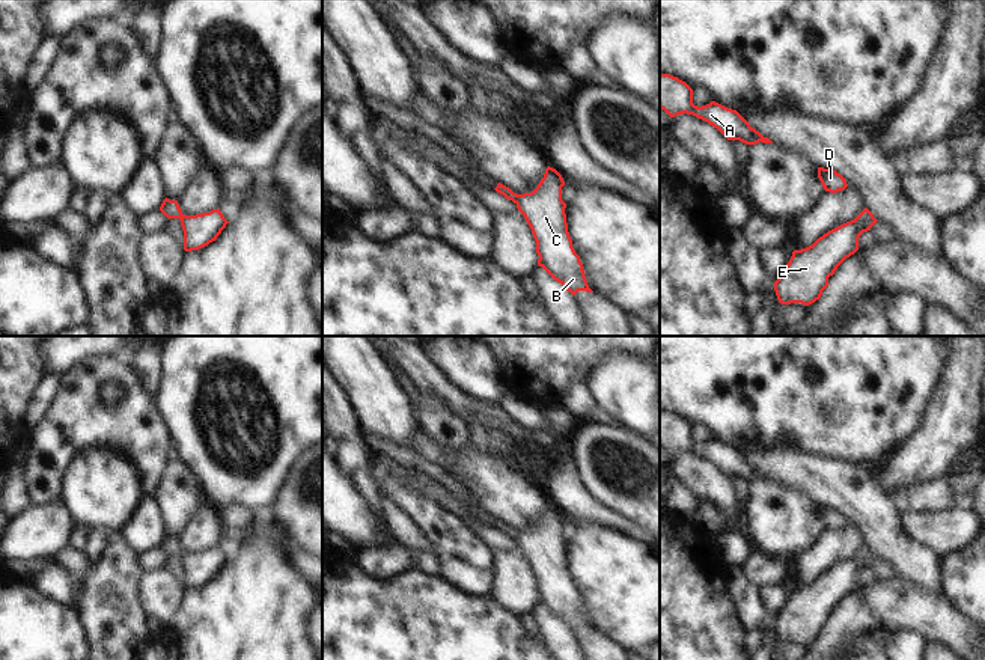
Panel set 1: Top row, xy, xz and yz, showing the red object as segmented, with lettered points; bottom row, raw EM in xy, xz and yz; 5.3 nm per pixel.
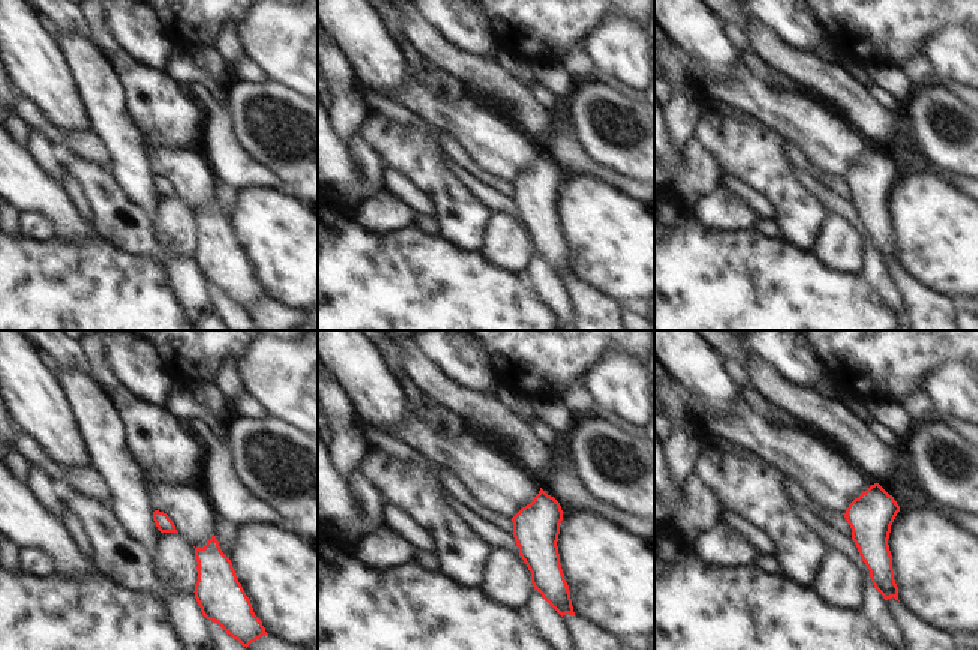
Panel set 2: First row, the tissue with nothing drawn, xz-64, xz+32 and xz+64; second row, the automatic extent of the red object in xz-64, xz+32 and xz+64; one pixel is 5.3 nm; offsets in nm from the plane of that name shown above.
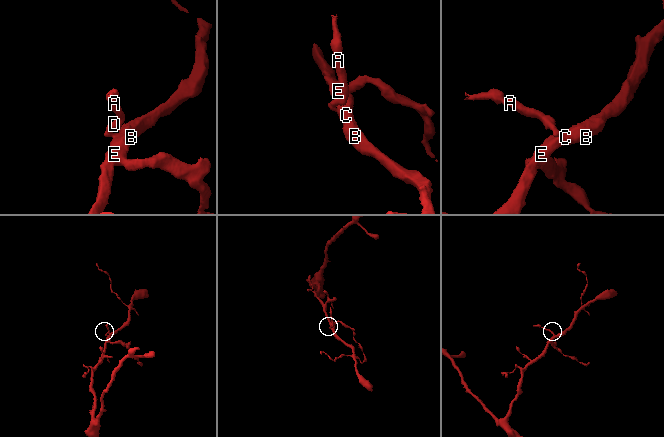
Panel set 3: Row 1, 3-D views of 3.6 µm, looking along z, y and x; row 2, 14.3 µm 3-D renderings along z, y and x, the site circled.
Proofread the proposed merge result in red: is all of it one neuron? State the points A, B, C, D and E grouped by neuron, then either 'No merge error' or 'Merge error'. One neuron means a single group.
Groups: A B C D E. No merge error.

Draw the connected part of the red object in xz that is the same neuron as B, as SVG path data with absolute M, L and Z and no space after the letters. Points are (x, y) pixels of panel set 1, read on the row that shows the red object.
M548 166L532 193L517 194L500 182L494 190L512 200L524 215L536 241L538 265L572 295L578 291L593 292L568 232L566 203L562 200L563 185L562 175Z

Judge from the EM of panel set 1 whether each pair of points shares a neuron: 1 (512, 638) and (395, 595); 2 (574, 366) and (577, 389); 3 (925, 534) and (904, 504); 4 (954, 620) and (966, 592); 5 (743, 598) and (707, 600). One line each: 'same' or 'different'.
1: same
2: different
3: different
4: different
5: different

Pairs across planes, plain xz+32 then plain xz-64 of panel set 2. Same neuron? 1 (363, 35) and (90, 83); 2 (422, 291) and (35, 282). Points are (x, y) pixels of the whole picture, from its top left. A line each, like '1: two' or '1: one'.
1: two
2: one

